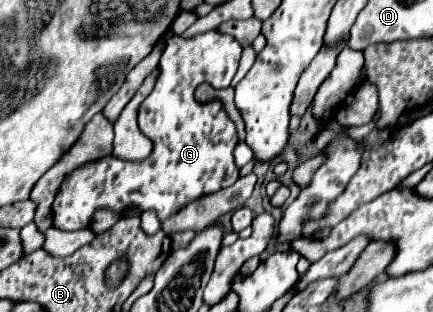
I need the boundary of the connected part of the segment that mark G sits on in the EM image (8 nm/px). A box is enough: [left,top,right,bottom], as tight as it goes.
[53,30,243,230]

